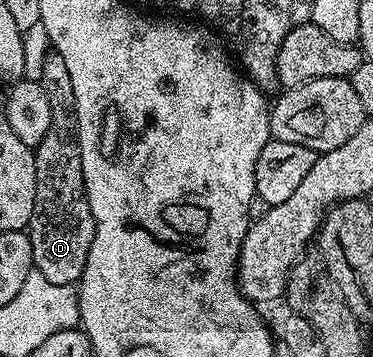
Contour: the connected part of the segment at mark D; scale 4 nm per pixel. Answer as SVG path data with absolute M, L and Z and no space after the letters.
M49 51L42 59L39 80L51 103L51 127L35 147L35 207L27 232L31 239L36 272L51 283L60 286L73 285L80 280L86 267L89 248L97 230L83 183L83 163L77 138L75 91L71 88L67 63L63 63L56 51Z

